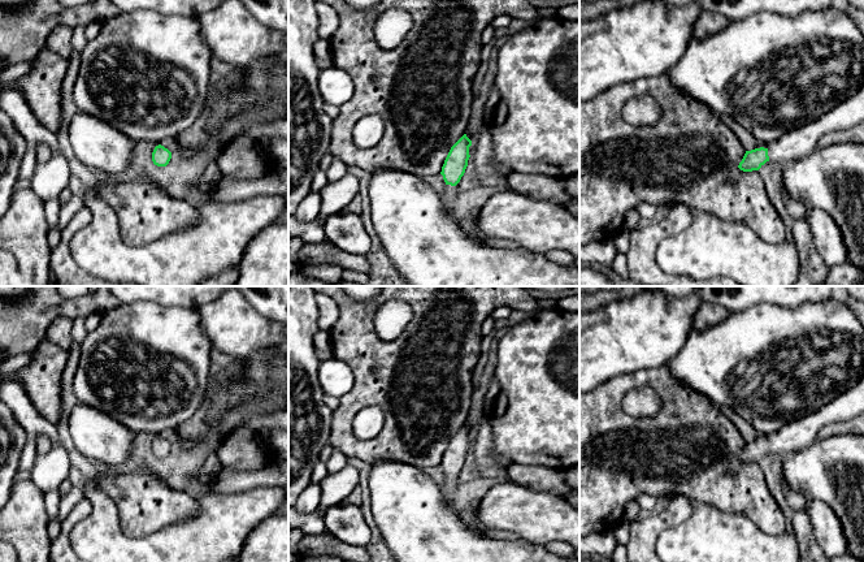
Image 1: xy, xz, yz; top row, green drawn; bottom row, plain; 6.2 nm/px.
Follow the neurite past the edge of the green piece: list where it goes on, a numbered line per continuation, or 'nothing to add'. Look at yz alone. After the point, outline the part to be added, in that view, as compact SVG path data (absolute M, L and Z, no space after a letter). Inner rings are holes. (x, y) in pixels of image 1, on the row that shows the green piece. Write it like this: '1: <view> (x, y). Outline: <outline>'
1: yz (800, 142). Outline: M864 85L847 100L809 124L794 129L768 147L770 161L781 165L808 156L828 133L847 130L864 121Z

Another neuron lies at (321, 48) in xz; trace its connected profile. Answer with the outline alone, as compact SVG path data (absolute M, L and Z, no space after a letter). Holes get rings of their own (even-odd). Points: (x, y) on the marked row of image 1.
M318 38L318 40L314 43L313 52L316 59L320 59L326 62L333 62L330 43L327 39Z

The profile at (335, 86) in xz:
M330 65L320 72L318 90L325 104L342 107L353 95L353 79L344 70Z

